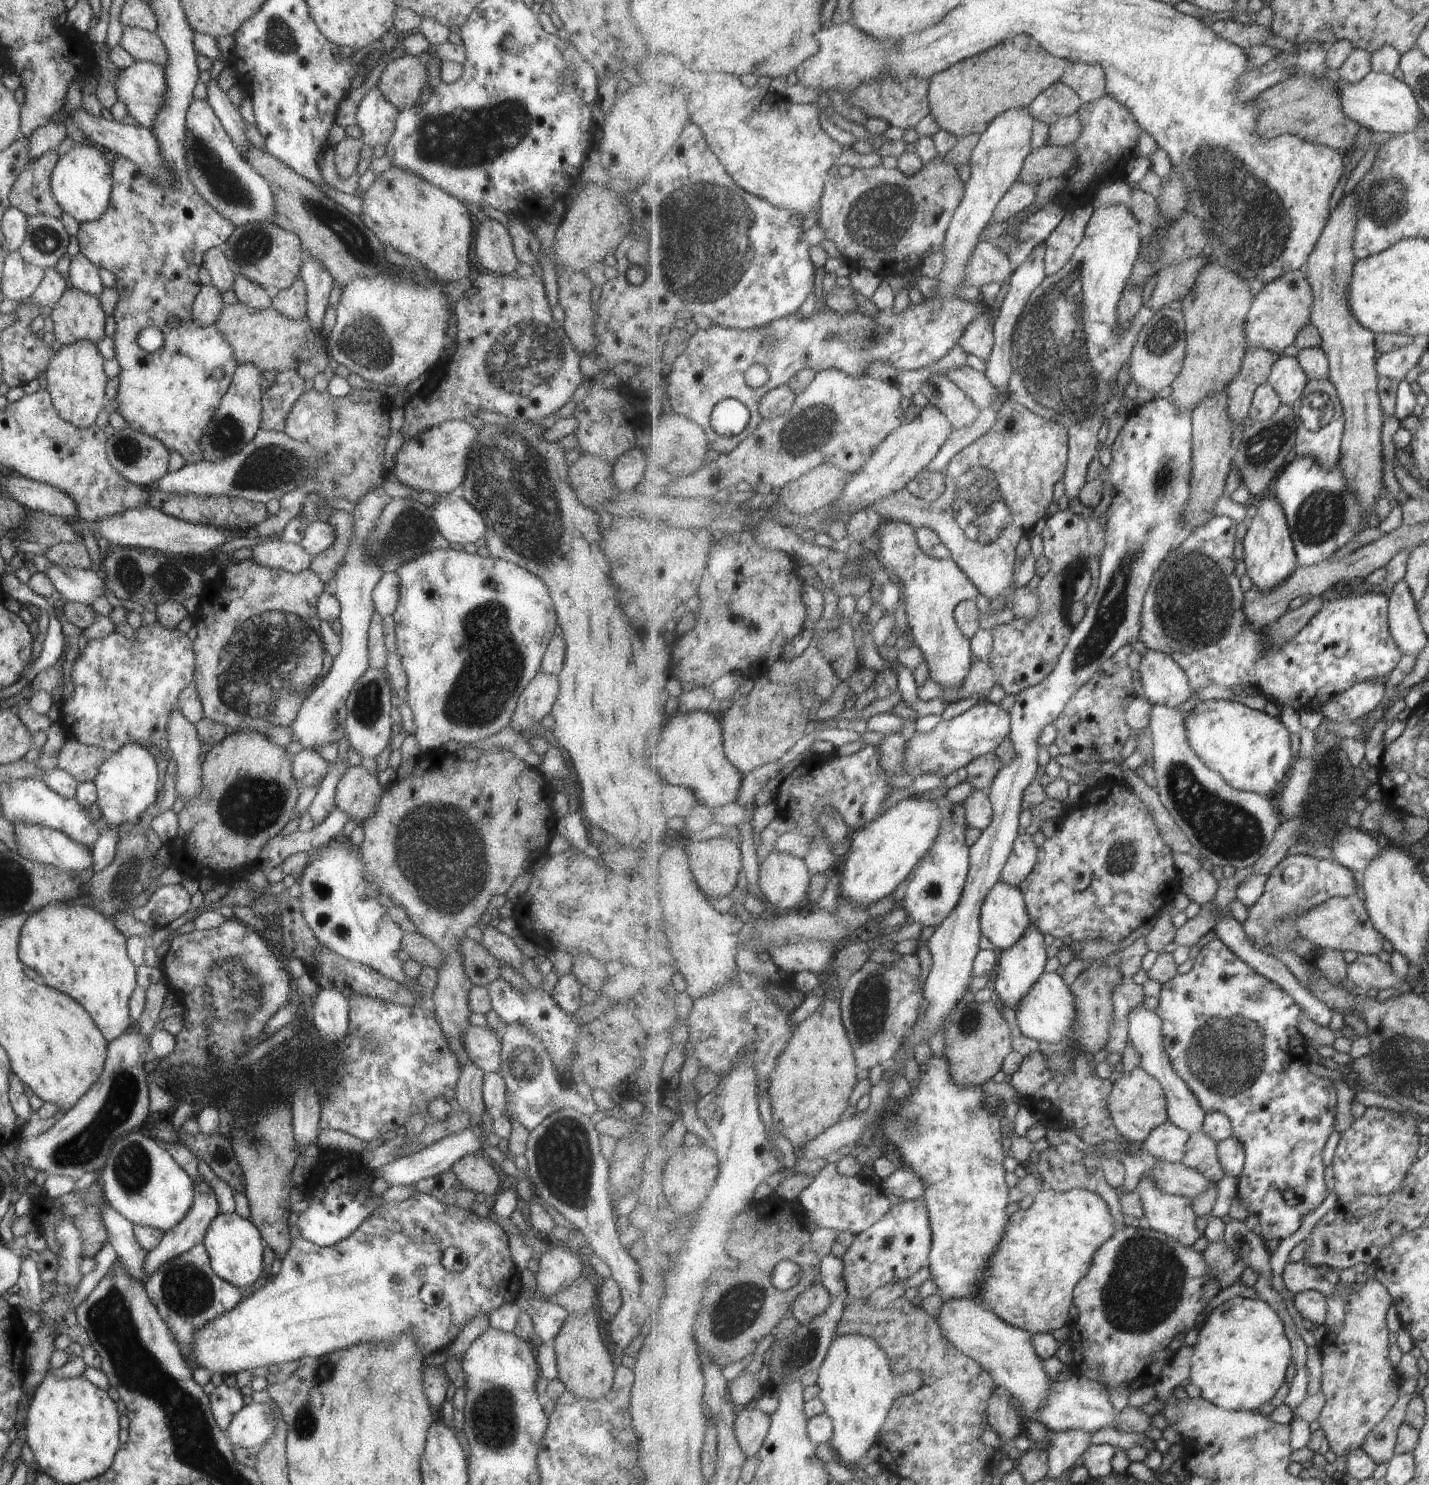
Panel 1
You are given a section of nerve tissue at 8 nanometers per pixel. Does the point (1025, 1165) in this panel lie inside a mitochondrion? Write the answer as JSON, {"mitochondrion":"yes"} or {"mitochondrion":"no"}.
{"mitochondrion":"no"}

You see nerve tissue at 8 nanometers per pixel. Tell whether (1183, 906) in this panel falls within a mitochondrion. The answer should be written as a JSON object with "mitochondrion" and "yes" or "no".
{"mitochondrion":"no"}

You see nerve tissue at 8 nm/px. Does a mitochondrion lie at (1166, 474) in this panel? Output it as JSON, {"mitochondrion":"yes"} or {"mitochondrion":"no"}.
{"mitochondrion":"yes"}

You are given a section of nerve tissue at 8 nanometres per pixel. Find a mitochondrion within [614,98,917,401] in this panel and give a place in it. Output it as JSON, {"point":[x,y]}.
{"point":[711,233]}

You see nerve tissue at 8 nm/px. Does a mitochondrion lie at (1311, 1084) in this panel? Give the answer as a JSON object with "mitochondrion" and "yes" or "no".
{"mitochondrion":"no"}

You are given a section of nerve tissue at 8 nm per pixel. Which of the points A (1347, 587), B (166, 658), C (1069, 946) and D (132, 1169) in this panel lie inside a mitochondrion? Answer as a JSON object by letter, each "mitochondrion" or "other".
{"A":"other","B":"other","C":"other","D":"mitochondrion"}

